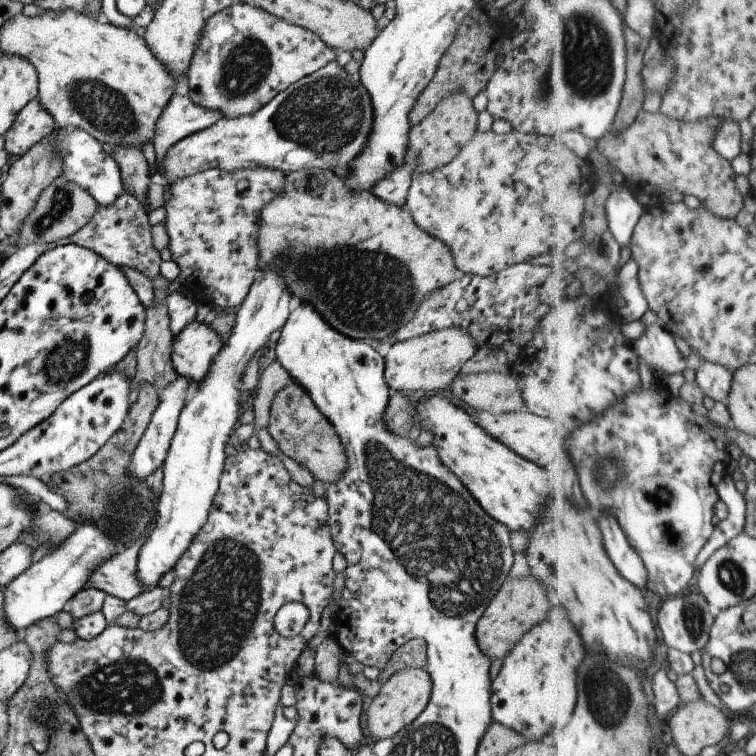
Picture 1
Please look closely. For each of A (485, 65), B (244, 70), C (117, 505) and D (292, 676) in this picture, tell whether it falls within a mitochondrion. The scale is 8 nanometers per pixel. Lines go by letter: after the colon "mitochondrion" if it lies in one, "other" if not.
A: other
B: mitochondrion
C: mitochondrion
D: other

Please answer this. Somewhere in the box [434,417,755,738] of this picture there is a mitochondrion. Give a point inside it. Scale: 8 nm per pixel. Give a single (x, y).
(609, 699)

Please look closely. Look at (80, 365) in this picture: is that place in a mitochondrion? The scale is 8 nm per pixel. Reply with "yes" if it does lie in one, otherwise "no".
yes

